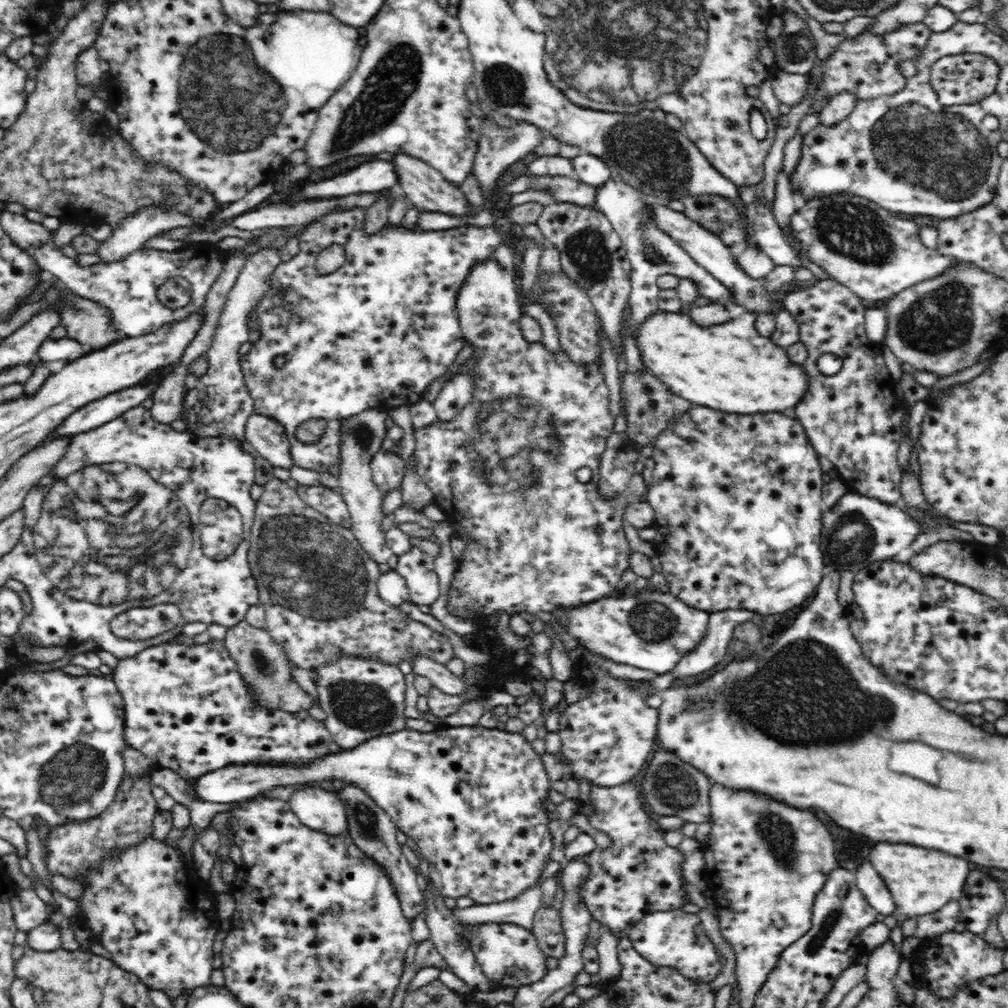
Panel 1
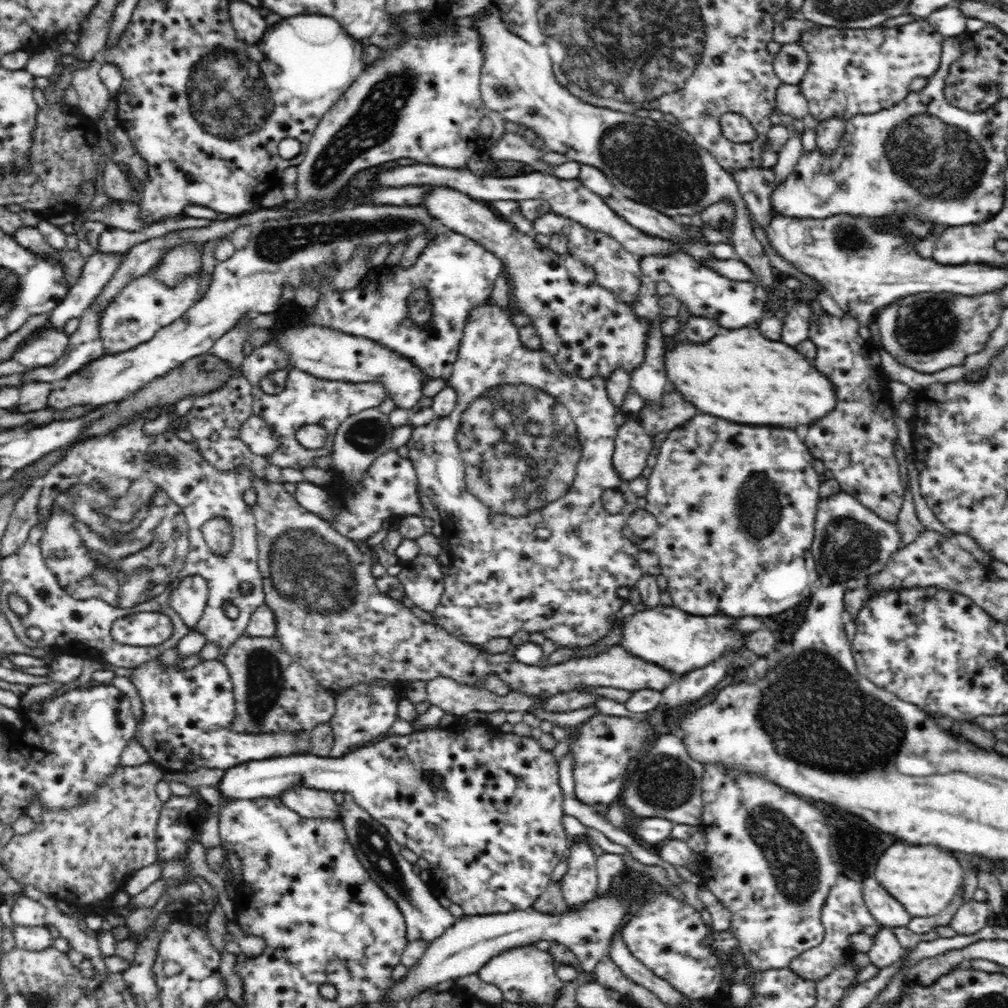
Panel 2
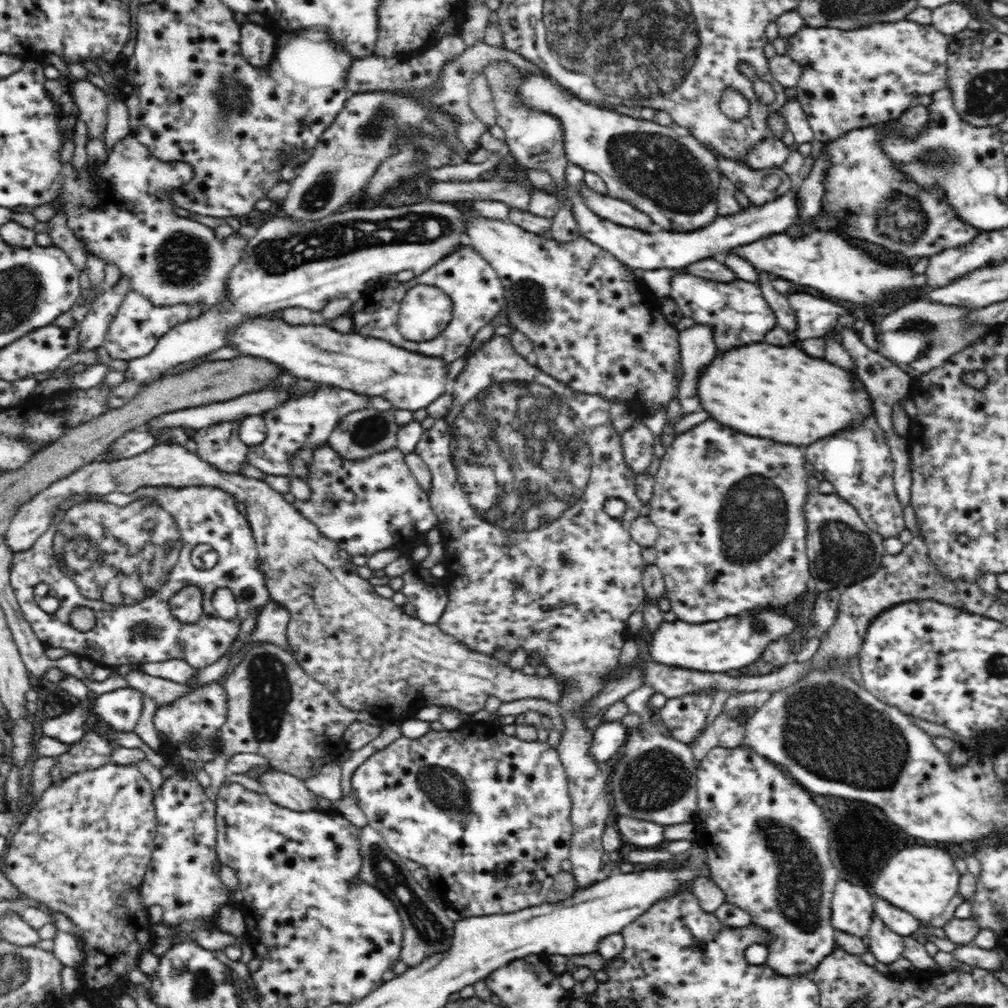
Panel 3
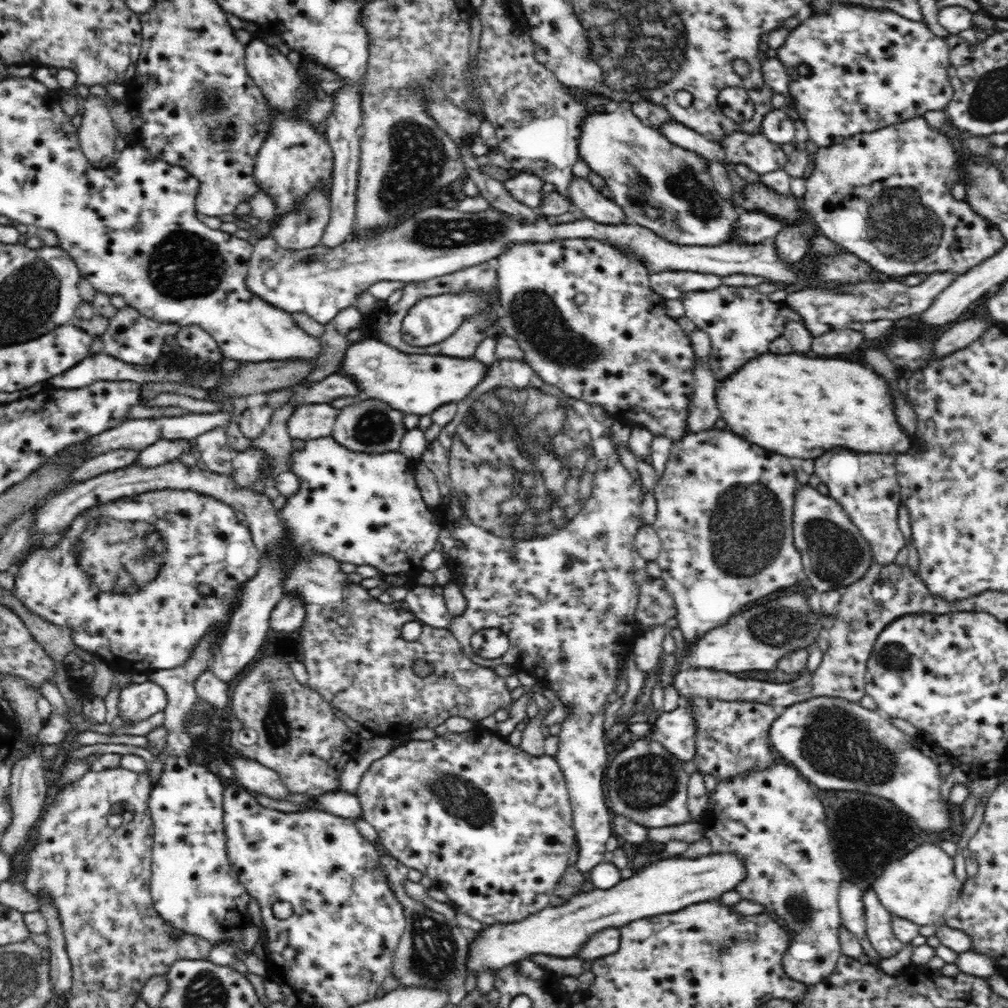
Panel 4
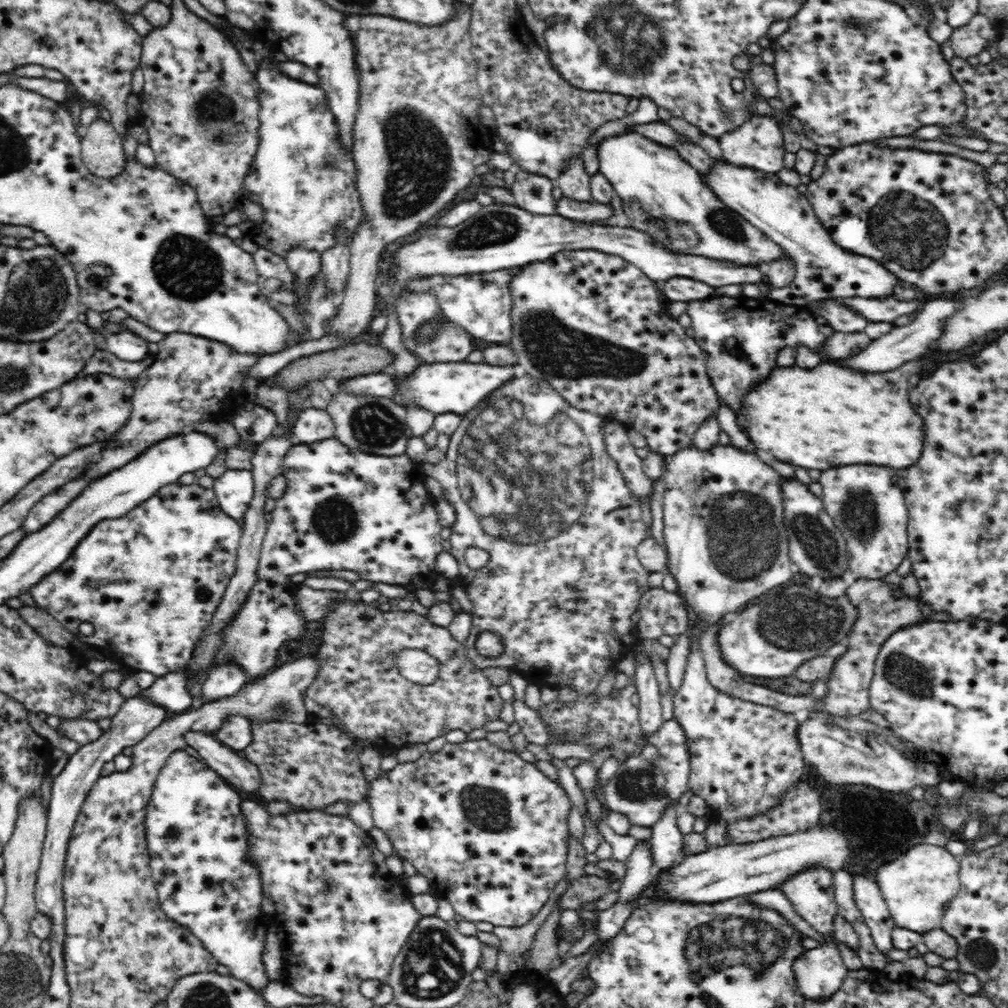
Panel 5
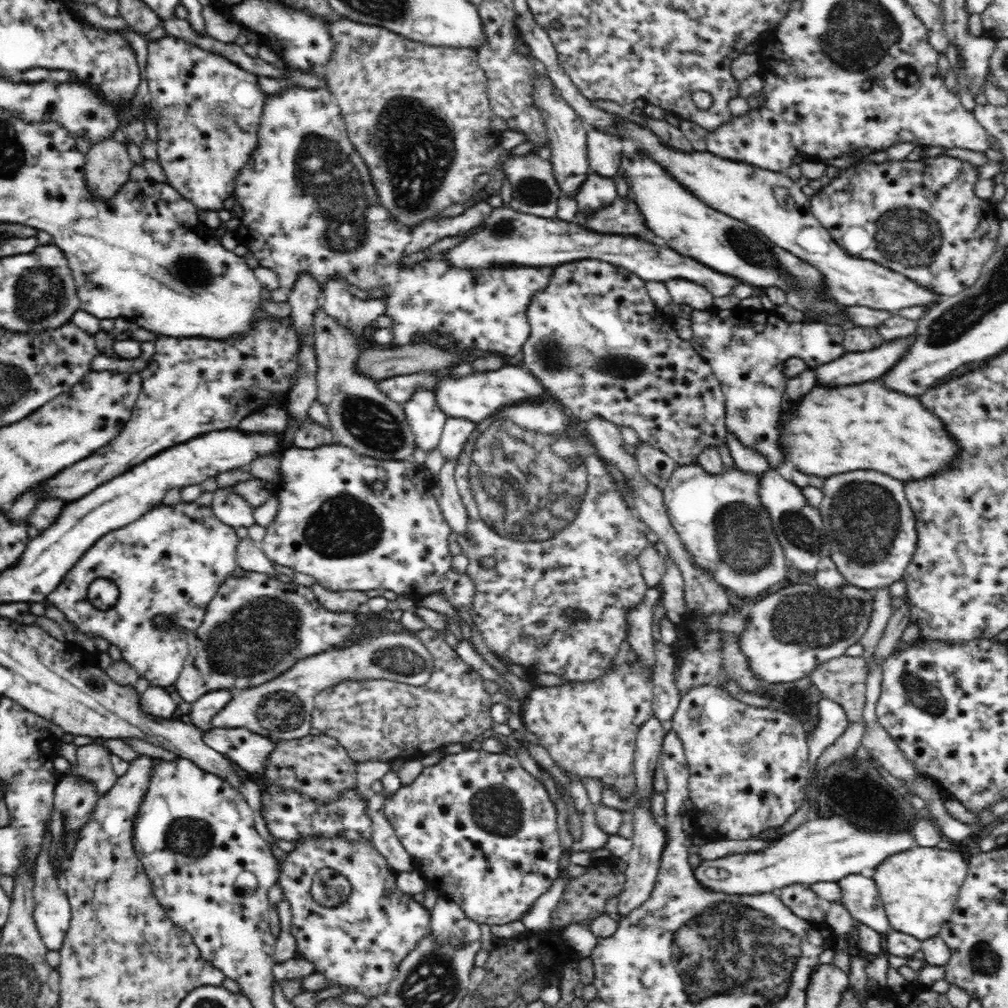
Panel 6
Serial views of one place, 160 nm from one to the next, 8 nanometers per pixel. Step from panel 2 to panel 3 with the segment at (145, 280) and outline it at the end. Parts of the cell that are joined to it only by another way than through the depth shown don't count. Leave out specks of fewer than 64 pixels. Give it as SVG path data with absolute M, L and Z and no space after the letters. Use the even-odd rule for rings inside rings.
M128 291L115 318L110 323L103 347L114 360L129 361L140 356L146 356L146 354L150 354L154 350L158 340L164 334L190 318L188 312L190 312L188 304L154 306L149 298L142 296L139 292Z

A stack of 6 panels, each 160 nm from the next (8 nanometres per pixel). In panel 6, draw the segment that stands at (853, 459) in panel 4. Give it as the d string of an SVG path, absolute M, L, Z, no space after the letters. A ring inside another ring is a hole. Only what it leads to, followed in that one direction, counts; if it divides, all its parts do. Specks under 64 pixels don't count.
M866 470L825 479L821 488L822 501L818 507L826 536L832 544L830 556L847 584L874 592L901 580L918 542L915 514L904 496L904 484L882 472ZM854 480L860 480L860 484L852 484L854 494L848 494L844 486Z

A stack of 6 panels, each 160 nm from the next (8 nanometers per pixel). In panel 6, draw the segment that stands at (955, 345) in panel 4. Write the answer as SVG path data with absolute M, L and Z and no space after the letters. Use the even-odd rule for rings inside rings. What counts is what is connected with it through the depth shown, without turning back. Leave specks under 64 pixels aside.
M880 380L844 386L844 388L814 388L808 396L800 400L796 408L784 414L782 426L782 453L791 460L798 470L808 475L828 478L852 470L878 470L894 476L896 480L922 480L948 470L958 456L958 444L950 440L942 420L928 412L916 398L902 396L898 392L882 390L886 388Z

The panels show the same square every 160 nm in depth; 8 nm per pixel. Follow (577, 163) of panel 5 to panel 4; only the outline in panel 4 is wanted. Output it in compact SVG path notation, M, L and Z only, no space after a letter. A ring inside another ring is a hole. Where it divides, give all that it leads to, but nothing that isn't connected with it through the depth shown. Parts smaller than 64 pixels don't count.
M572 177L569 186L570 199L574 210L582 213L583 218L594 219L599 224L624 224L627 217L622 208L612 199L605 198L592 183L585 178Z

